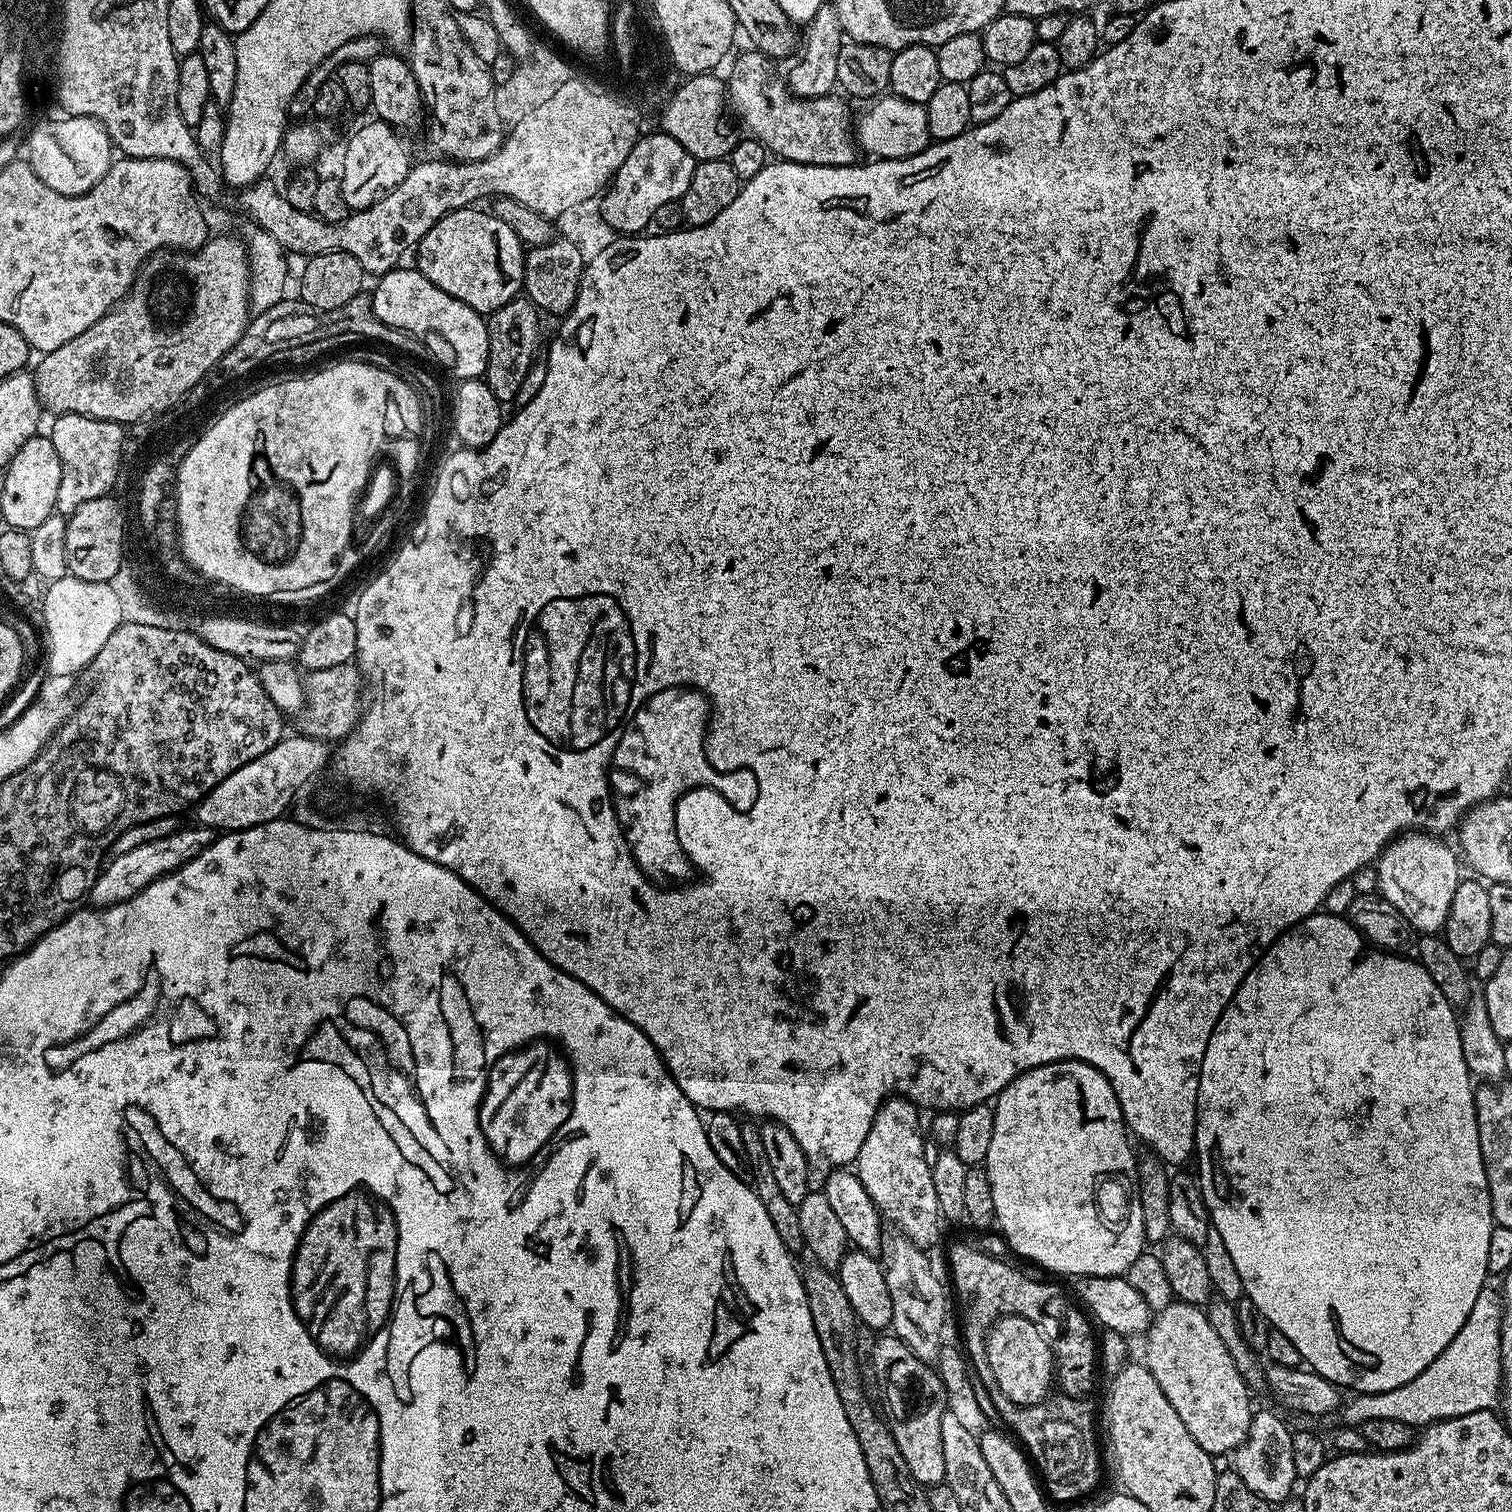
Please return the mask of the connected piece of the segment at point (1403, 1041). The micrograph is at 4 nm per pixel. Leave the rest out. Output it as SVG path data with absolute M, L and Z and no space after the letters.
M1321 910L1314 916L1308 916L1294 928L1281 934L1276 941L1264 951L1263 956L1257 960L1256 965L1246 974L1246 978L1240 984L1240 989L1234 994L1234 998L1222 1010L1214 1030L1210 1034L1210 1042L1206 1046L1206 1054L1202 1058L1198 1082L1198 1098L1196 1099L1196 1151L1195 1163L1200 1163L1200 1176L1198 1185L1203 1196L1203 1204L1208 1209L1208 1218L1211 1227L1220 1235L1220 1244L1248 1295L1248 1300L1269 1320L1271 1327L1290 1338L1294 1349L1298 1350L1302 1361L1311 1371L1316 1372L1322 1378L1326 1378L1331 1384L1341 1389L1353 1388L1353 1393L1385 1392L1386 1390L1398 1390L1398 1386L1406 1386L1406 1382L1414 1382L1450 1342L1454 1342L1454 1334L1462 1330L1466 1318L1470 1318L1470 1310L1474 1310L1474 1302L1480 1292L1485 1291L1484 1279L1490 1276L1486 1266L1488 1247L1490 1246L1490 1234L1494 1227L1492 1218L1492 1199L1488 1189L1486 1178L1486 1166L1482 1158L1482 1146L1478 1136L1478 1114L1476 1113L1476 1088L1474 1077L1466 1066L1466 1054L1462 1054L1462 1038L1460 1037L1460 1022L1458 1012L1454 1005L1448 1001L1446 994L1438 990L1434 978L1424 968L1424 965L1415 959L1403 960L1403 955L1377 950L1369 946L1357 928L1343 915L1332 916L1325 910Z

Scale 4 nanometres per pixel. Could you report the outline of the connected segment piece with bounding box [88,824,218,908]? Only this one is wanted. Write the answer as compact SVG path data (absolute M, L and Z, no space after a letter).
M197 824L191 827L138 844L118 855L112 862L110 860L101 869L100 876L89 892L88 898L91 905L97 908L108 908L110 905L128 901L160 876L172 873L186 862L192 861L217 838L217 831L213 828Z

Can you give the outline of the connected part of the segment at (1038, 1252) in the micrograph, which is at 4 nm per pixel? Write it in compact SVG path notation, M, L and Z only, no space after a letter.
M1055 1060L1049 1064L1043 1064L1037 1068L1026 1070L1018 1078L1014 1078L1008 1085L1000 1091L1000 1095L994 1100L994 1134L990 1138L990 1148L986 1153L986 1158L982 1163L982 1167L990 1178L990 1191L994 1194L994 1210L996 1211L996 1224L998 1228L1004 1231L1004 1236L1008 1239L1008 1244L1020 1256L1025 1256L1028 1260L1033 1260L1036 1264L1041 1264L1048 1272L1057 1272L1060 1276L1073 1276L1079 1278L1081 1276L1124 1276L1130 1266L1134 1266L1134 1262L1140 1257L1142 1249L1145 1247L1146 1241L1144 1237L1144 1228L1142 1220L1142 1206L1139 1200L1138 1190L1138 1157L1132 1153L1133 1141L1130 1139L1128 1125L1124 1123L1124 1115L1122 1114L1122 1106L1118 1102L1118 1098L1114 1094L1112 1084L1102 1075L1094 1066L1090 1066L1081 1060Z

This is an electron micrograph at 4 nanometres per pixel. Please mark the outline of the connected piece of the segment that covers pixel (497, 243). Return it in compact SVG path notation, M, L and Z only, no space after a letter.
M469 206L459 208L450 214L446 214L420 239L420 243L414 249L415 267L438 290L446 290L458 302L466 302L475 312L481 314L491 314L498 311L506 302L517 299L521 295L524 283L524 258L526 255L525 245L520 243L518 234L506 226L497 216L492 215L491 211L484 210L479 212L479 207Z

